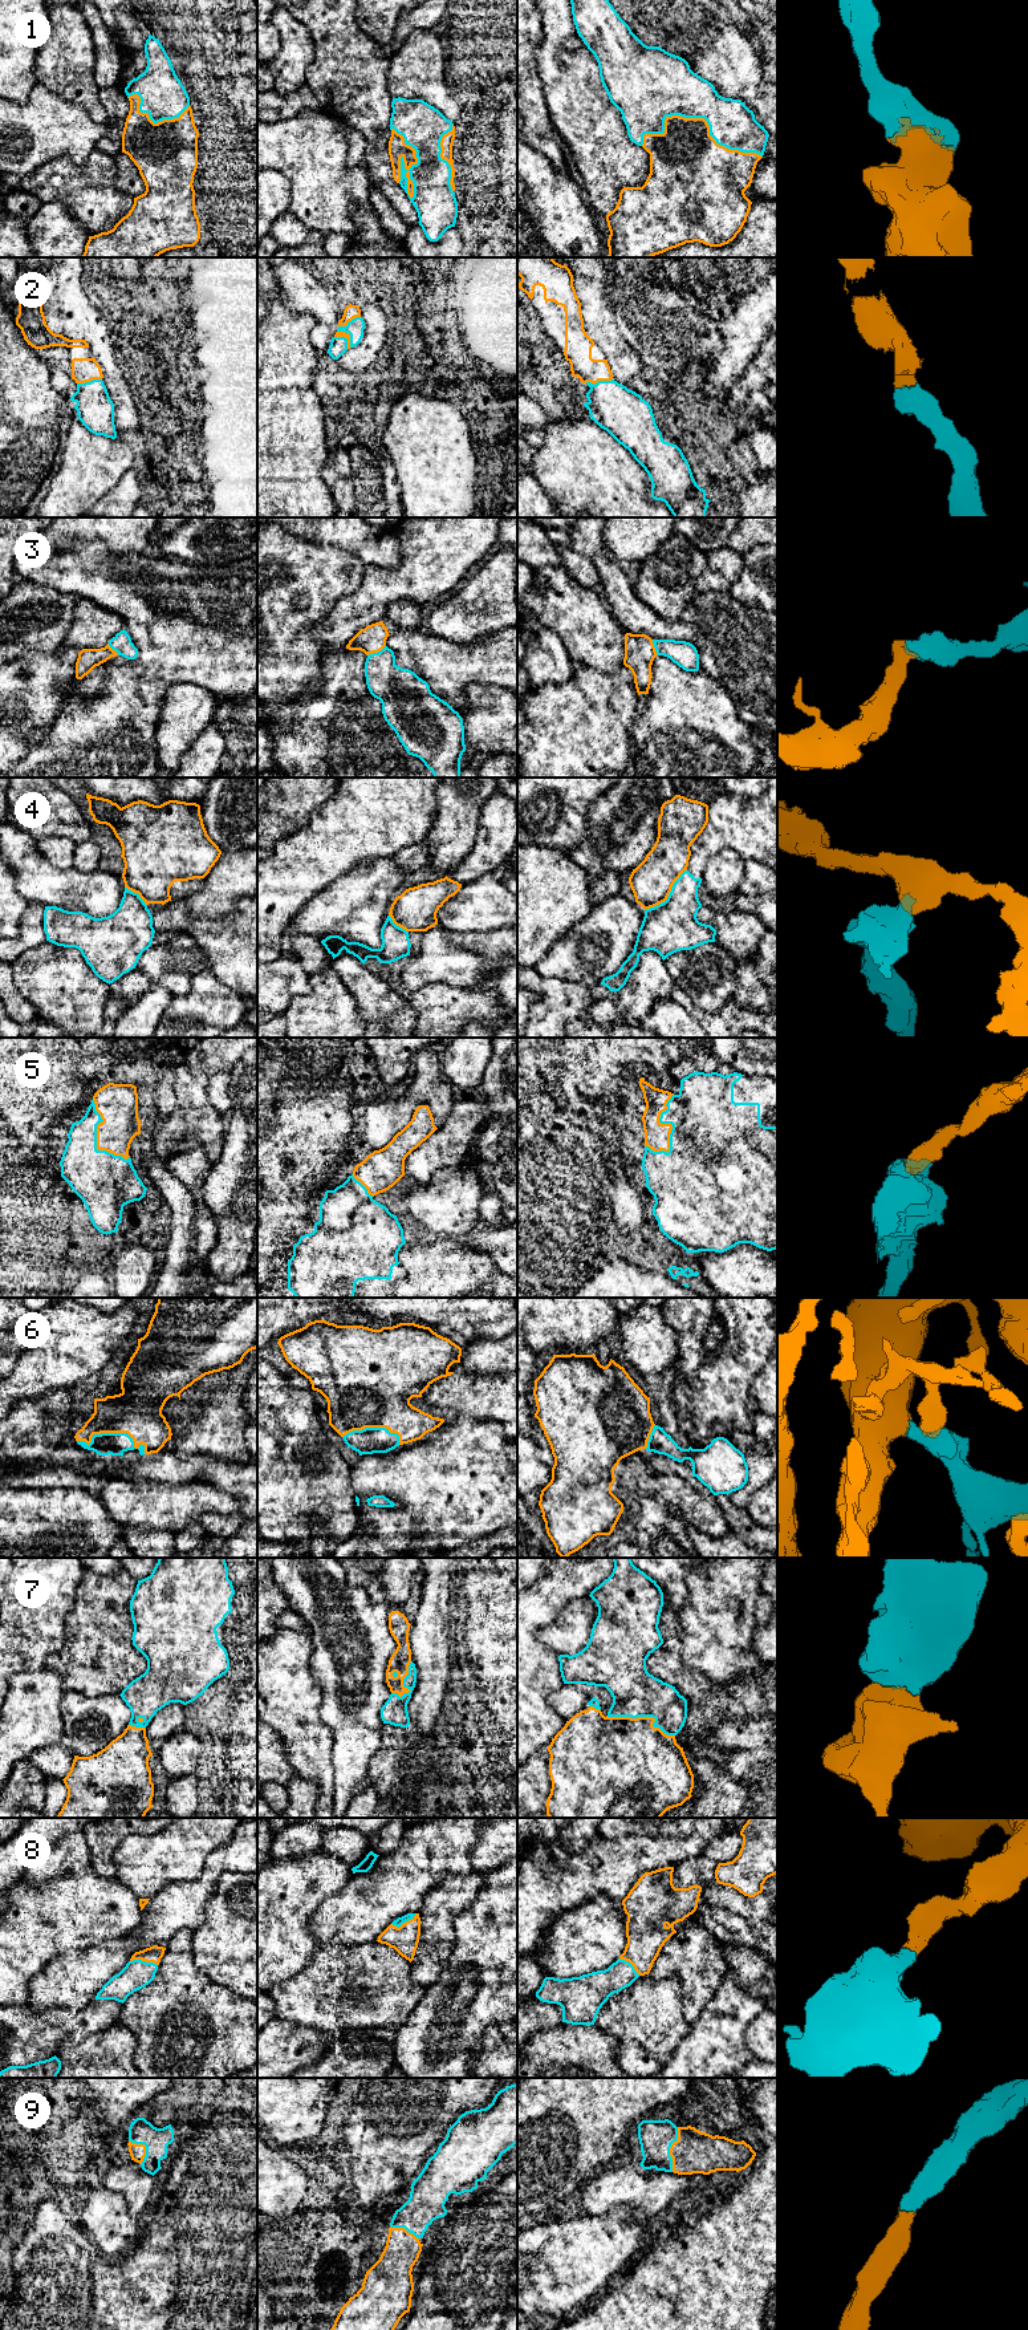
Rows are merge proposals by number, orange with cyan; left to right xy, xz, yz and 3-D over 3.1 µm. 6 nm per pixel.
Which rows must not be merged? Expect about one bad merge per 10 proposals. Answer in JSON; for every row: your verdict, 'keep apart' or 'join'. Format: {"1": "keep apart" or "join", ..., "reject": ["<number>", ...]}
{"1": "join", "2": "join", "3": "join", "4": "keep apart", "5": "join", "6": "join", "7": "join", "8": "join", "9": "join", "reject": ["4"]}

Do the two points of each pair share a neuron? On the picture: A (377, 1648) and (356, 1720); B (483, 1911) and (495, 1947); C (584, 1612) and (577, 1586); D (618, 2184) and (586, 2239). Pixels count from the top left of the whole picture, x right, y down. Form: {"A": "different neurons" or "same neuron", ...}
{"A": "same neuron", "B": "same neuron", "C": "different neurons", "D": "different neurons"}

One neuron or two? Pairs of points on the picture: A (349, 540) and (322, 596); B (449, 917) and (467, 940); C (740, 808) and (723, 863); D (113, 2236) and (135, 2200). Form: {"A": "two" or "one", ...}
{"A": "two", "B": "two", "C": "two", "D": "two"}

